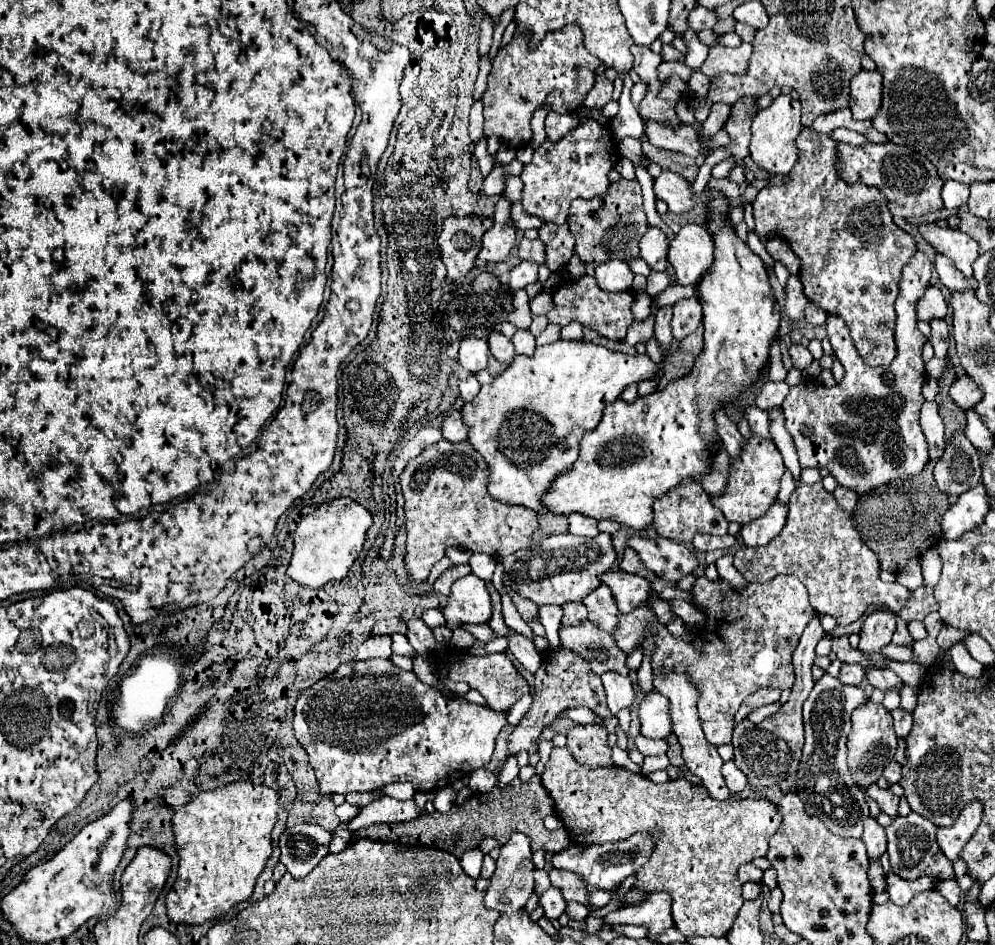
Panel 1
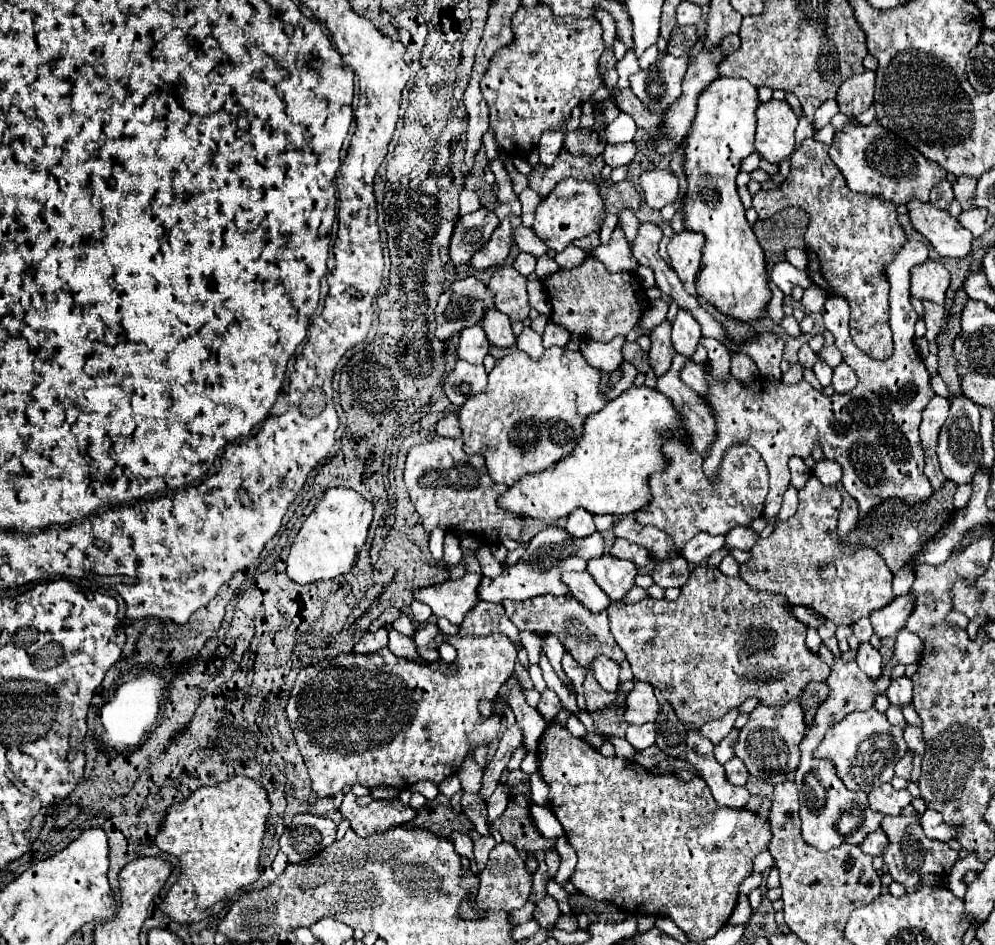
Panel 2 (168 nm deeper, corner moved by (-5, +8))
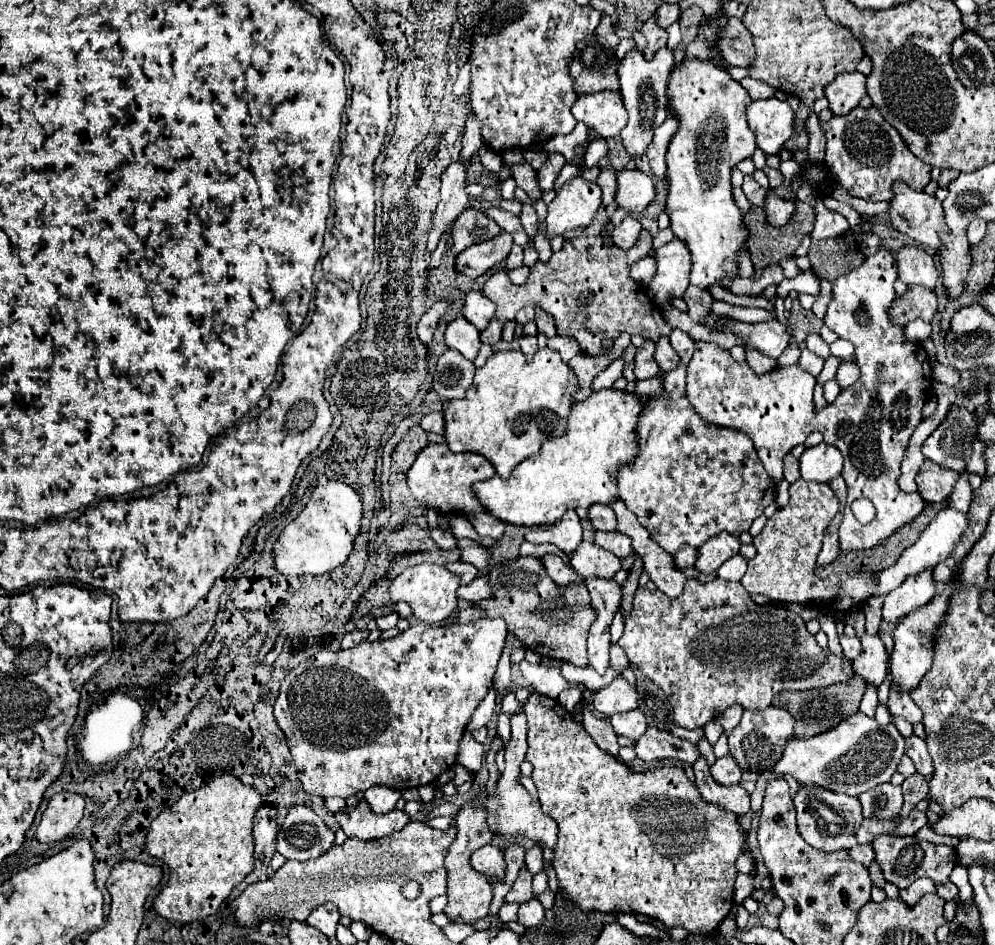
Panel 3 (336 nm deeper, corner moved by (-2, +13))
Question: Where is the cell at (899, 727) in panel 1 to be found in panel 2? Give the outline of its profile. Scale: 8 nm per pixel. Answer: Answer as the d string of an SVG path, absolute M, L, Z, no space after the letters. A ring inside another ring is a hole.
M908 725L906 731L904 731L904 741L906 741L910 753L922 755L922 753L926 751L926 741L924 741L924 737L922 737L922 729L920 729L920 727Z

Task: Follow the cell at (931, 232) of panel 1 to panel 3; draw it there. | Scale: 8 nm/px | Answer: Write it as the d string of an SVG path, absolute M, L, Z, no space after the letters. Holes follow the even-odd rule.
M903 182L895 184L893 192L895 192L895 198L891 200L891 208L889 208L889 216L891 216L893 226L899 232L907 234L909 238L917 240L919 244L925 244L925 246L929 246L933 250L941 248L939 234L949 232L949 228L945 224L945 212L943 212L941 200L937 200L935 196L929 196L927 192L917 192L917 190L913 190L911 186L907 186Z

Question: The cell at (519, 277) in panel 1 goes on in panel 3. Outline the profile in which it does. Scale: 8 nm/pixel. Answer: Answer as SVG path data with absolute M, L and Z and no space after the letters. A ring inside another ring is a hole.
M513 246L513 248L511 248L511 254L509 254L507 260L505 260L505 266L507 266L507 270L521 268L521 266L523 266L523 248Z

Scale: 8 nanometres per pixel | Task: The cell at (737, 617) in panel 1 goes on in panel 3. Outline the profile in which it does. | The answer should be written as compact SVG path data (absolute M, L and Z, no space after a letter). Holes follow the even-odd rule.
M689 578L687 584L685 584L685 590L679 598L669 598L665 596L663 592L655 590L647 590L647 588L637 588L635 592L635 600L633 600L633 608L629 612L629 616L625 618L625 632L623 636L619 638L619 646L625 648L625 654L627 654L627 660L633 668L637 668L641 674L645 674L651 682L655 682L667 696L669 704L673 706L673 716L675 716L675 724L677 726L683 726L683 728L701 728L705 726L709 720L717 718L725 708L729 708L731 704L741 704L743 708L767 708L771 706L773 698L783 692L783 690L813 690L813 688L823 688L823 686L829 686L829 684L835 684L835 682L843 682L843 680L849 680L855 676L853 668L851 668L851 662L849 660L841 660L837 656L833 656L829 650L823 650L813 634L809 634L809 630L805 628L805 622L801 620L801 616L797 614L791 614L789 610L783 610L783 608L773 608L773 606L759 606L751 600L751 596L747 594L747 590L741 586L741 582L725 582L723 578L715 578L707 584L701 584L697 582L697 578Z

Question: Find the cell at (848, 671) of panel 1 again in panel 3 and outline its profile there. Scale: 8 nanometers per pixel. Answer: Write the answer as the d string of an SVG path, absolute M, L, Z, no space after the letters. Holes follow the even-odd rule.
M865 634L861 638L861 654L853 660L853 670L865 682L879 686L887 674L887 652L877 636Z

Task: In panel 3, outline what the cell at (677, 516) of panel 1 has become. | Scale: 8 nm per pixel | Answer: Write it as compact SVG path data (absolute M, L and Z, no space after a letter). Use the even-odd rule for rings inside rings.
M673 328L669 340L681 358L681 364L675 372L665 374L665 394L659 398L647 398L645 402L645 410L637 424L639 454L633 464L627 464L619 472L619 498L637 516L639 524L649 530L651 538L655 538L663 550L675 554L681 544L699 548L699 544L705 544L723 530L735 536L747 532L753 520L775 500L775 484L771 484L757 450L745 432L715 428L711 424L703 424L703 420L695 416L695 410L687 404L685 396L685 372L693 356L695 340L681 328Z

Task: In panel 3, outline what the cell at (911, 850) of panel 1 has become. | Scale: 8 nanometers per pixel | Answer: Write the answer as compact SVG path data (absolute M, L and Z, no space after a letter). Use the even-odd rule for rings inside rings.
M879 834L873 840L873 848L875 848L875 860L879 862L885 880L899 886L899 888L907 888L909 884L913 884L921 876L927 876L933 882L943 884L943 882L949 880L949 874L957 864L957 854L955 854L955 850L951 846L923 842L923 840L915 838L915 836Z

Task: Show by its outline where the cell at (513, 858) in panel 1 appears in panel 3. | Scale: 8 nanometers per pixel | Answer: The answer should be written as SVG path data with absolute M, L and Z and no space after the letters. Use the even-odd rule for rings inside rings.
M487 844L479 850L475 850L471 854L471 868L475 868L479 874L483 874L487 880L497 880L501 882L505 878L505 856L503 856L503 850L493 846L493 844Z

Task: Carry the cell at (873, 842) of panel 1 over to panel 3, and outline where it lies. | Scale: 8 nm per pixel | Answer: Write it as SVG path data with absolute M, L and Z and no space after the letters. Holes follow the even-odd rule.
M869 842L869 844L857 844L855 848L851 848L849 850L849 854L855 858L855 860L859 860L861 864L865 864L865 866L869 866L875 858L875 850L873 850L873 844Z

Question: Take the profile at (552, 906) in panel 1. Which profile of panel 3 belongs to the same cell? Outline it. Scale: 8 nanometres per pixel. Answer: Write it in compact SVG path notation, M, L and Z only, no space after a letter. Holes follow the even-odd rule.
M537 898L525 902L519 908L519 922L523 922L527 928L539 926L543 922L543 918L545 918L545 908L543 908L543 904Z

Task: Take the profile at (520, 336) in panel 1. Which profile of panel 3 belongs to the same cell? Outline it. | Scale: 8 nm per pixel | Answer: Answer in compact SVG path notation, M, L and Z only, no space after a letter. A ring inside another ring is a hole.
M519 336L519 346L521 346L521 352L527 356L527 362L533 360L535 352L537 352L537 338L535 336Z

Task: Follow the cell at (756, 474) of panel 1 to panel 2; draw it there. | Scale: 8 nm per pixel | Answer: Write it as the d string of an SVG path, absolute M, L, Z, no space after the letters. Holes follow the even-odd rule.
M906 241L902 249L894 255L894 261L886 267L886 279L890 283L889 324L894 333L894 351L886 361L876 361L874 357L866 355L862 349L858 349L852 343L852 337L848 331L848 301L836 295L828 297L824 311L822 311L824 327L834 335L834 345L844 355L844 361L856 371L860 379L860 383L846 395L834 393L832 397L826 397L824 393L816 391L808 381L800 381L794 385L786 385L780 381L778 385L770 385L770 381L758 377L750 381L748 385L742 385L732 375L718 381L712 377L712 369L706 363L704 369L706 369L706 381L708 381L708 397L704 401L710 405L710 409L714 409L714 415L718 417L718 437L714 439L714 445L710 445L708 453L704 455L706 475L710 479L718 475L720 461L722 461L726 447L738 445L738 443L752 445L762 455L770 471L770 491L768 491L766 505L764 505L764 517L776 517L782 505L782 495L790 485L791 474L788 467L790 457L798 455L804 459L812 453L812 447L820 443L824 449L824 457L840 463L844 469L842 485L858 501L858 507L860 507L858 527L864 527L864 519L868 519L868 515L886 499L900 499L904 505L910 505L910 507L928 501L934 489L924 475L924 451L920 445L918 427L920 427L922 411L928 405L928 401L934 397L934 391L930 387L930 373L926 371L922 357L914 345L914 323L918 321L918 315L914 307L910 305L910 269L914 265L924 263L926 259L928 259L928 247L924 243Z

